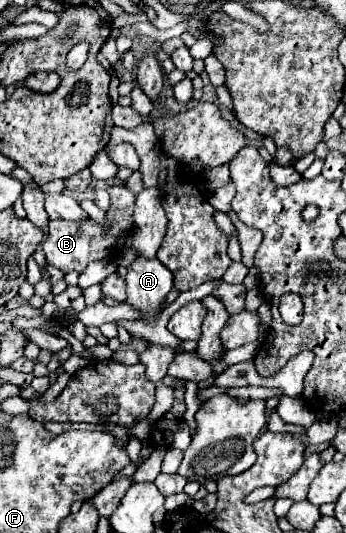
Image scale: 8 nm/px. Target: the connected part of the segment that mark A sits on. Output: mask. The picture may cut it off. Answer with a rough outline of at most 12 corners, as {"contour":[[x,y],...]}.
{"contour":[[158,259],[128,265],[128,303],[154,321],[172,289]]}

